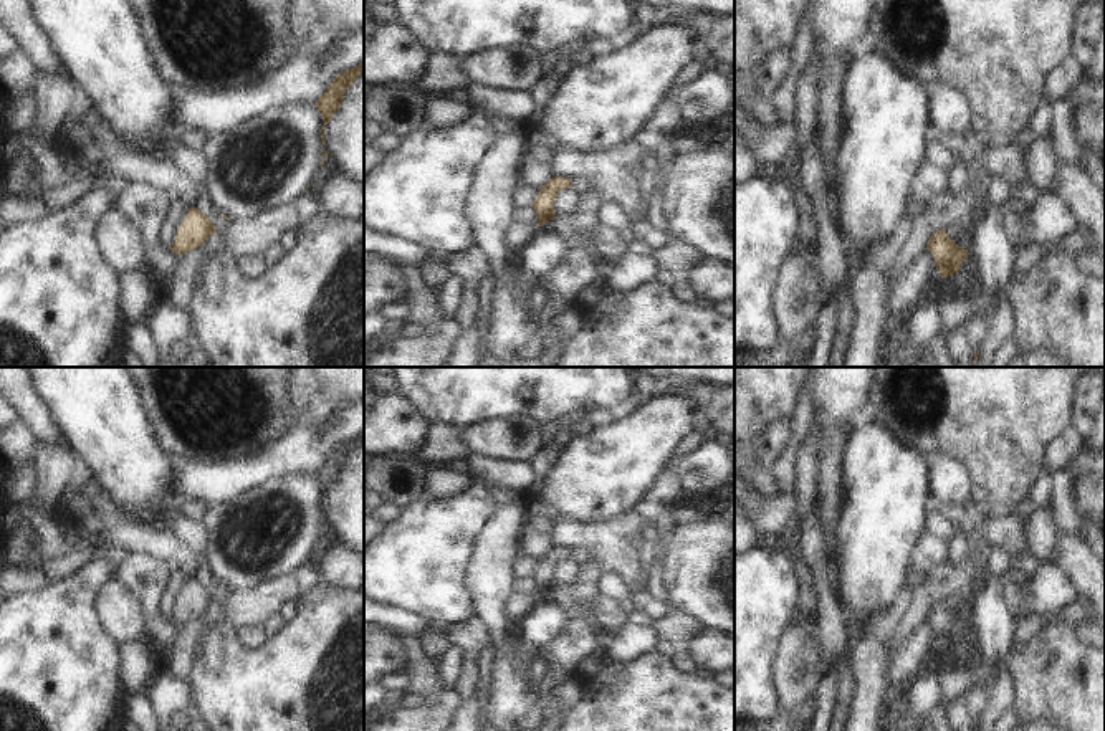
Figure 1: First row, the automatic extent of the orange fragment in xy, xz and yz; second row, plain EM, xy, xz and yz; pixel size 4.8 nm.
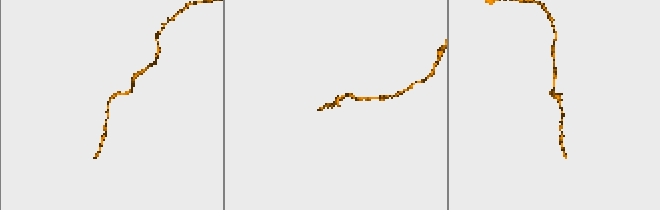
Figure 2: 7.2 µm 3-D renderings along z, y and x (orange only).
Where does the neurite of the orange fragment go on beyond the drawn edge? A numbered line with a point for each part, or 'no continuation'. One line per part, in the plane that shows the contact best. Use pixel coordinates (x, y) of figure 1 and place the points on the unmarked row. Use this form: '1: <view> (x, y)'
no continuation

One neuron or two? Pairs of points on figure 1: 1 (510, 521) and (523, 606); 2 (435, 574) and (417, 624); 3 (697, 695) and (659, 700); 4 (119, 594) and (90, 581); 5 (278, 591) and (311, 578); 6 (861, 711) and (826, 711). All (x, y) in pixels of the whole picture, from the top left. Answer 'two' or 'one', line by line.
1: two
2: two
3: one
4: two
5: one
6: two

